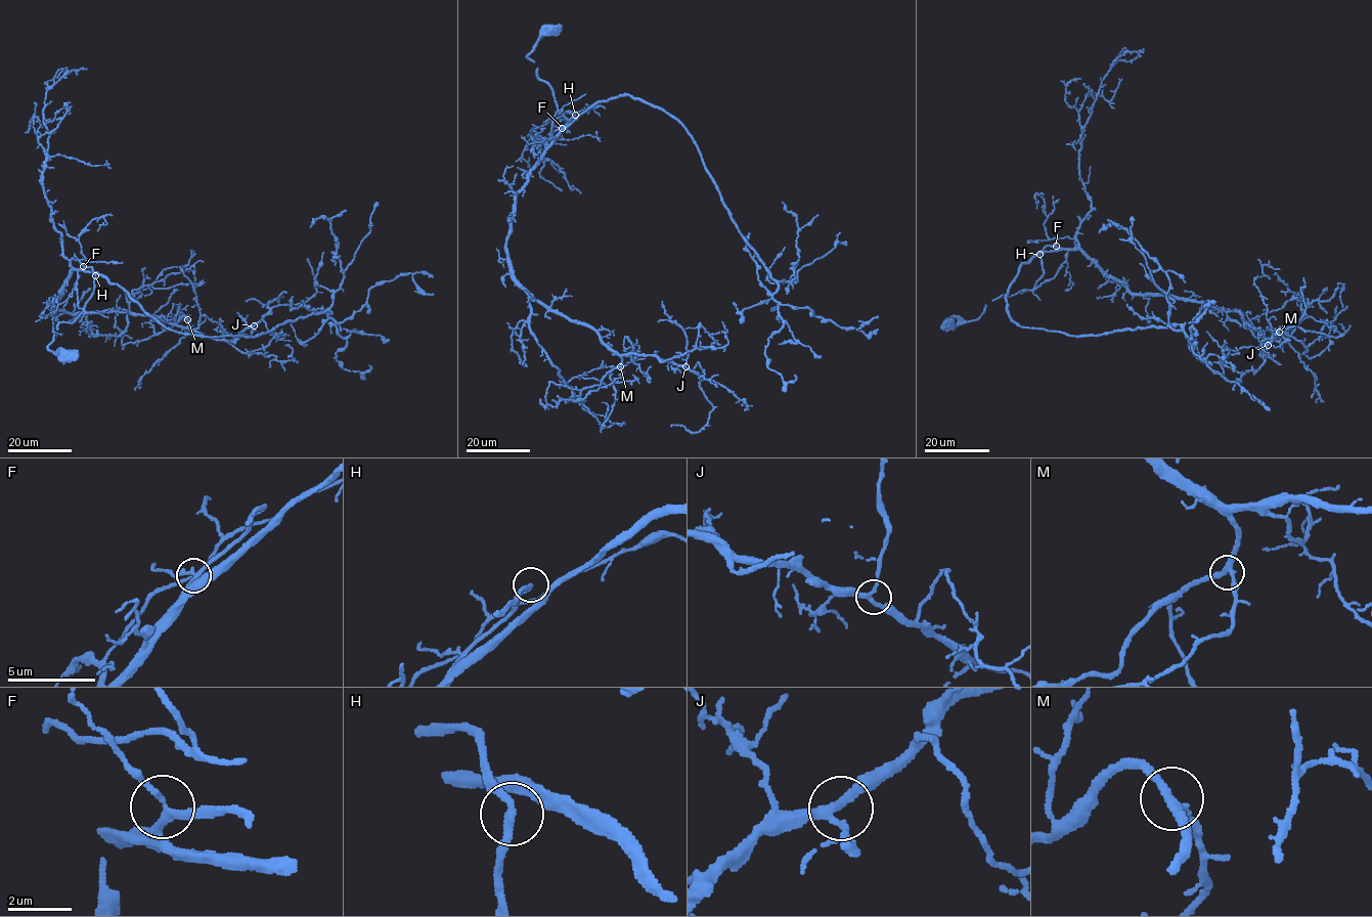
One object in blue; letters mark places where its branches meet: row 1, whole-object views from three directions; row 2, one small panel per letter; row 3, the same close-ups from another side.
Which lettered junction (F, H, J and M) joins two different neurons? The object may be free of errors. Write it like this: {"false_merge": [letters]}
{"false_merge": []}

